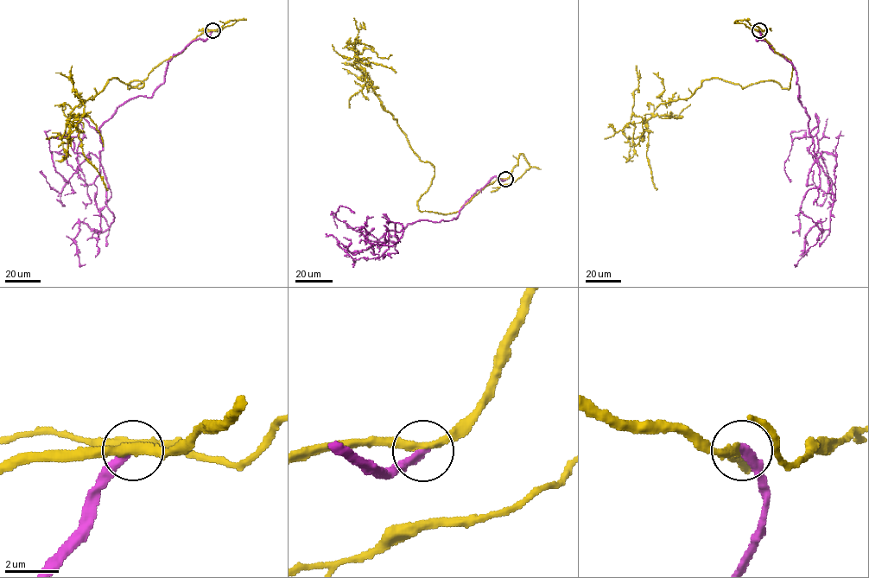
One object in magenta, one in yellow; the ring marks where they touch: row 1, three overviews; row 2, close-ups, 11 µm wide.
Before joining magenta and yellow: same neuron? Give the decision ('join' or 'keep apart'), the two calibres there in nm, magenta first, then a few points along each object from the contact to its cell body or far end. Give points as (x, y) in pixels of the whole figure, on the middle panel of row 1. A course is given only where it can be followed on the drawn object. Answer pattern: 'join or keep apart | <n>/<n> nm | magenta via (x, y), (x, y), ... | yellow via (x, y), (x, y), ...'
keep apart | 320/320 nm | magenta via (505, 179), (456, 219), (388, 231), (391, 242), (396, 222), (392, 245), (368, 240), (373, 217) | yellow via (505, 179), (455, 212), (418, 209), (434, 168), (412, 149), (356, 66), (355, 44), (372, 47), (359, 51)

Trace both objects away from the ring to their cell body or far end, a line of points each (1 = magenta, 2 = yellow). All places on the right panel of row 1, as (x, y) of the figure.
1: (759, 30), (796, 72), (819, 169), (801, 211), (823, 231), (812, 227), (796, 264)
2: (759, 30), (790, 60), (788, 89), (712, 78), (689, 97), (628, 123), (636, 66)

